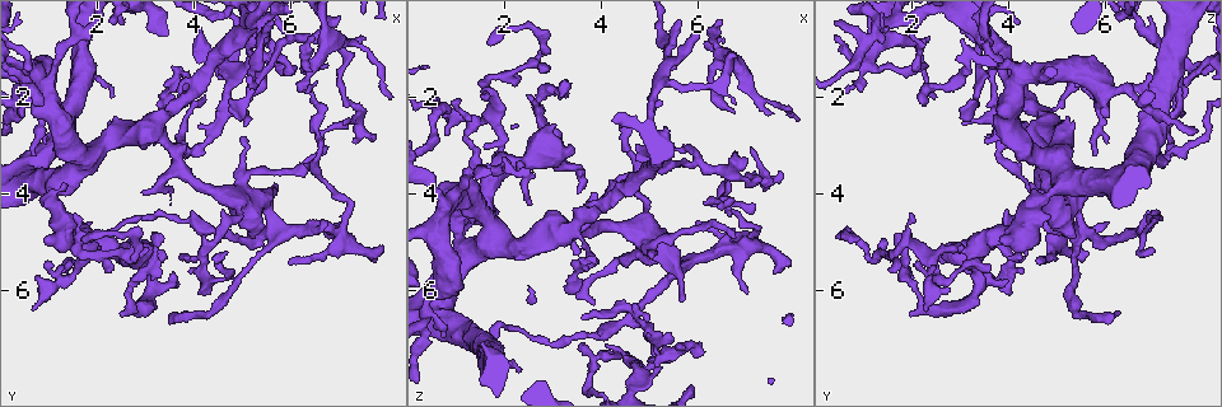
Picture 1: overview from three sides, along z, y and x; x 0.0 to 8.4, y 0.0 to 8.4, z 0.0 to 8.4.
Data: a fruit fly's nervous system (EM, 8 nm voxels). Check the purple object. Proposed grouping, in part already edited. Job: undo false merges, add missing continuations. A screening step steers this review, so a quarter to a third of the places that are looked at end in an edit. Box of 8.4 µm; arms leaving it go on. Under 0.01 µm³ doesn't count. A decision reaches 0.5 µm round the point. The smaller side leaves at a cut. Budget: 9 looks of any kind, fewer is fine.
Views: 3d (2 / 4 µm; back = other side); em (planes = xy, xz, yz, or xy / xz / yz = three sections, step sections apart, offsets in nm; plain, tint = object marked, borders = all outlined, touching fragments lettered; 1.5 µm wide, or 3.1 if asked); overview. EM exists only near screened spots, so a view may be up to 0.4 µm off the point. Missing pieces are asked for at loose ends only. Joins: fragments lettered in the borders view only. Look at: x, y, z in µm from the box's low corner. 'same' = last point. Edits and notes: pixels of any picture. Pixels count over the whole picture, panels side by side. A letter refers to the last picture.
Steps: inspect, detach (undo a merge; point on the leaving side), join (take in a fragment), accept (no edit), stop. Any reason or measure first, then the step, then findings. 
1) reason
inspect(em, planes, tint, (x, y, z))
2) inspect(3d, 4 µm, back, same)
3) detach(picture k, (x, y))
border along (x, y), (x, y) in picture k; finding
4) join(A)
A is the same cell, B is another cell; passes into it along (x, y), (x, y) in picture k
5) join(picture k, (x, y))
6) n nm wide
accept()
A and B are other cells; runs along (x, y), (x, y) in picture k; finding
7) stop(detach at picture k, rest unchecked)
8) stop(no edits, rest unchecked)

tapers out
inspect(em, planes, tint, (0.85, 2.15, 2.25))

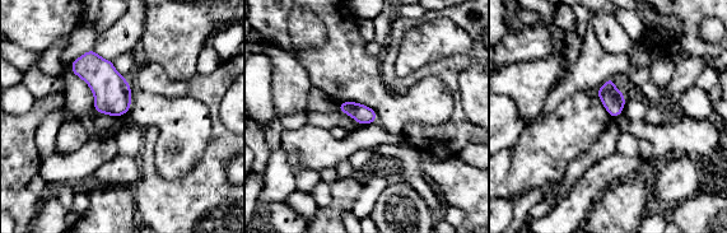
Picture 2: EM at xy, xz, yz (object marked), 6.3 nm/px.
what lies round it
inspect(em, planes, borders, same)

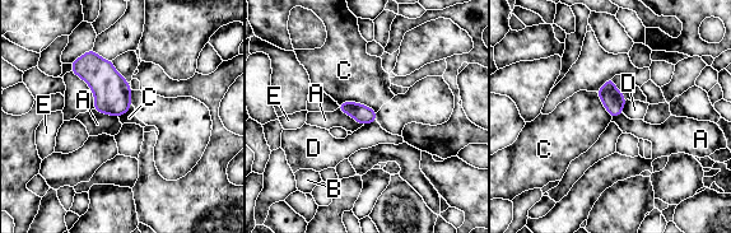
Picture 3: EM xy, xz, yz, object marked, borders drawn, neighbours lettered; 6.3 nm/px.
120 nm wide
join(A)
A is the same cell, B, C, D and E are other cells; it goes on there

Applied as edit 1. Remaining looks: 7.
branch stops here
inspect(3d, 2 µm, back, (7.70, 2.80, 3.65))

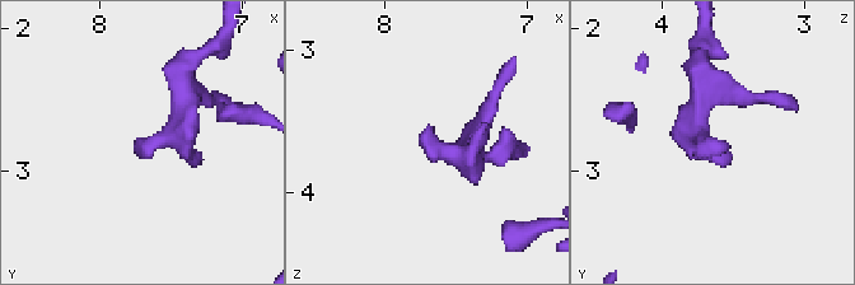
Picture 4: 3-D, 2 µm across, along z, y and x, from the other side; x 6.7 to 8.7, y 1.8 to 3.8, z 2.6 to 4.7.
now the EM
inspect(em, planes, borders, (7.72, 2.82, 3.58))

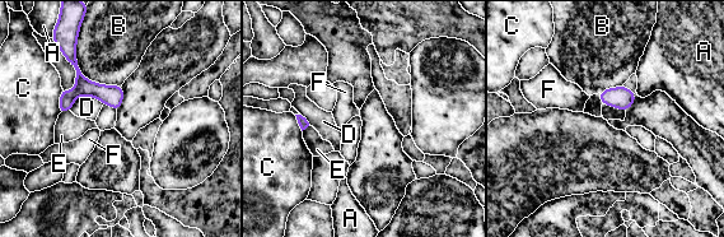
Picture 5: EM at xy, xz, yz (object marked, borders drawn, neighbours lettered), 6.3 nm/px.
accept()
A, B, C, D, E and F are other cells; border along (84, 14), (79, 70), (121, 86) in picture 5; no lettered fragment goes on from it

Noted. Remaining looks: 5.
thin end
inspect(3d, 2 µm, (1.60, 4.40, 2.05))

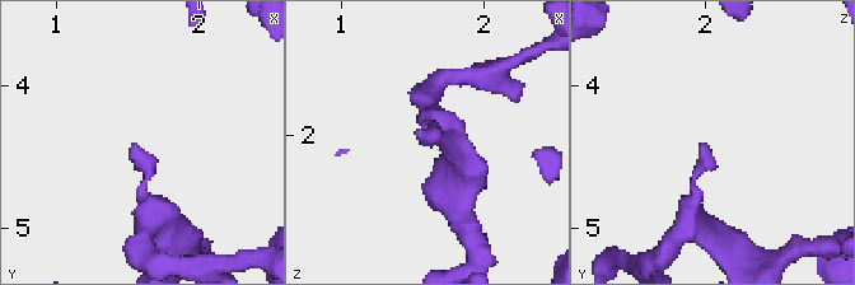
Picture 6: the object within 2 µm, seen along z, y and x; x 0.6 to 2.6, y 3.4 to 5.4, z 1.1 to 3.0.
now the EM
inspect(em, planes, borders, (1.54, 4.38, 2.00))

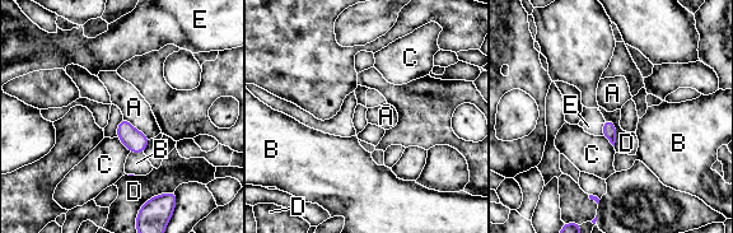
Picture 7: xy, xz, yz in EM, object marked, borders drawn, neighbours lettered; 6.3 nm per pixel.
accept()
A, B, C, D and E are other cells; border along (605, 119), (614, 124), (615, 145) in picture 7; no lettered fragment goes on from it

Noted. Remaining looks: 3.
free end
inspect(3d, 2 µm, back, (0.70, 6.40, 2.25))

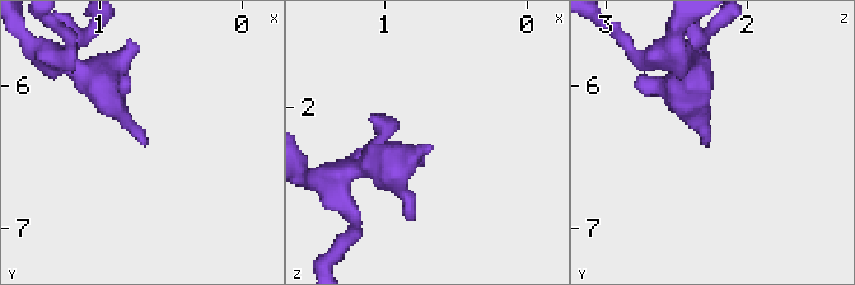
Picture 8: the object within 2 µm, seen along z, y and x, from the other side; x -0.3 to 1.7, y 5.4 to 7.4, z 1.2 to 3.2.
need the tissue
inspect(em, planes, plain, (0.68, 6.40, 2.28))

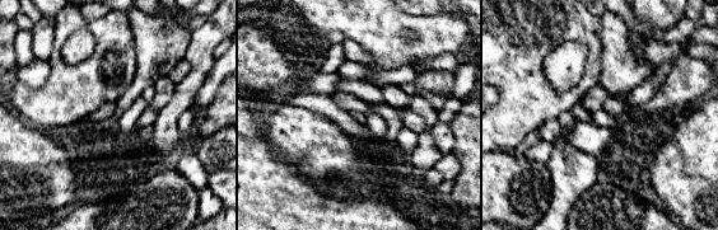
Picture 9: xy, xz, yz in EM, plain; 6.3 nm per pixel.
what lies round it
inspect(em, planes, borders, same)

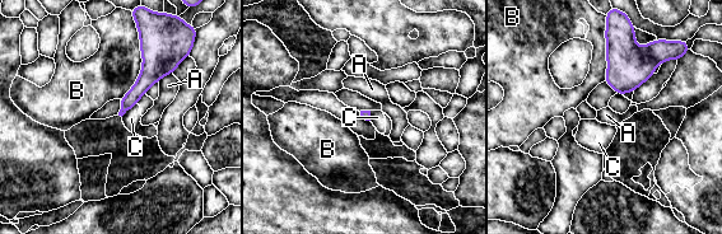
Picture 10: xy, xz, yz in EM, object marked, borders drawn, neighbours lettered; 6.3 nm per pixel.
accept()
A, B and C are other cells; border along (136, 102), (121, 116) in picture 10; none of them fits

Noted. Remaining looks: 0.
stop(join at picture 3, rest unchecked)

